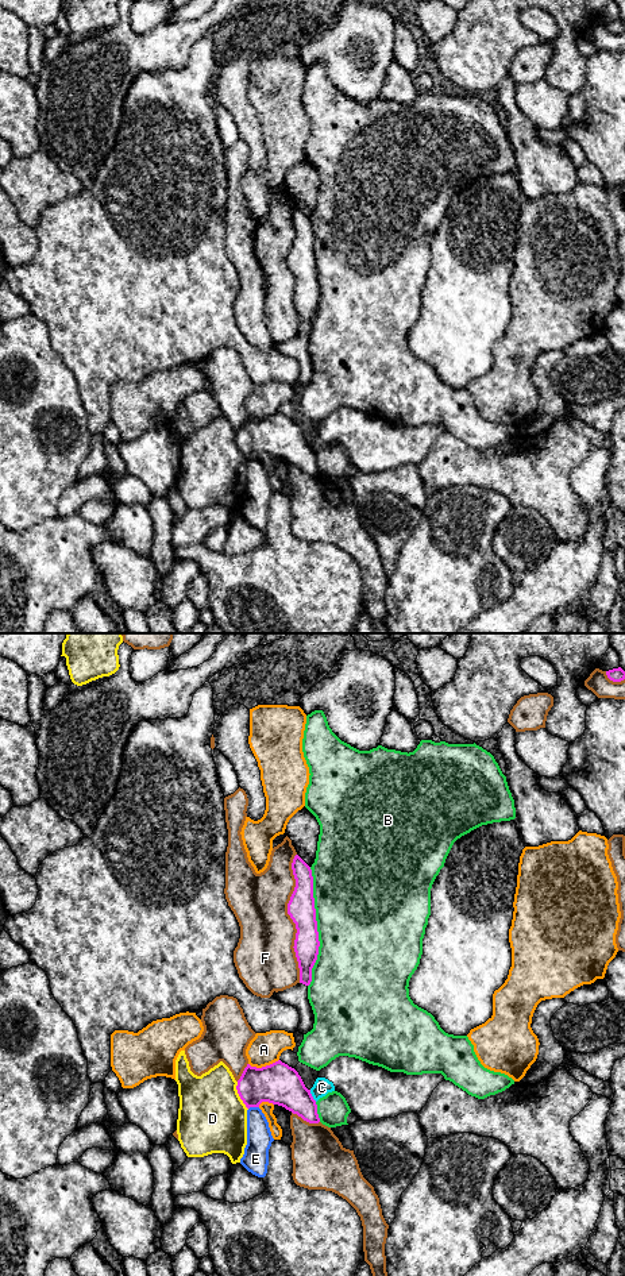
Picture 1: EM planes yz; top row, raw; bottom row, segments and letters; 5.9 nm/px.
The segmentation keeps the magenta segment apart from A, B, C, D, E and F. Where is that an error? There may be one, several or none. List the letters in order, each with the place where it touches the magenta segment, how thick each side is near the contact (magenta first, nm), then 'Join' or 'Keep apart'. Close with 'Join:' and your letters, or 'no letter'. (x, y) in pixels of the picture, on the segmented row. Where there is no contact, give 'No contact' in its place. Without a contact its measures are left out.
A: Touches magenta at yz (263, 1067). Thickness 240 nm (magenta) against 190 nm. Keep apart
B: Touches magenta at yz (316, 926). Thickness 160 nm (magenta) against 500 nm. Keep apart
C: Touches magenta at yz (311, 1095). Thickness 240 nm (magenta) against 100 nm. Keep apart
D: Touches magenta at yz (239, 1095). Thickness 240 nm (magenta) against 420 nm. Keep apart
E: Touches magenta at yz (253, 1106). Thickness 240 nm (magenta) against 150 nm. Keep apart
F: Touches magenta at yz (290, 917). Thickness 160 nm (magenta) against 340 nm. Keep apart
Join: no letter

